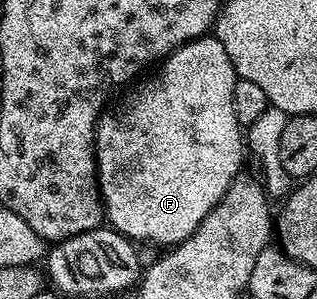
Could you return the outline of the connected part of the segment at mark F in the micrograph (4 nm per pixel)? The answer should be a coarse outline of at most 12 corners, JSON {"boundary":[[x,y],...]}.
{"boundary":[[206,35],[97,123],[105,221],[176,247],[242,172]]}

